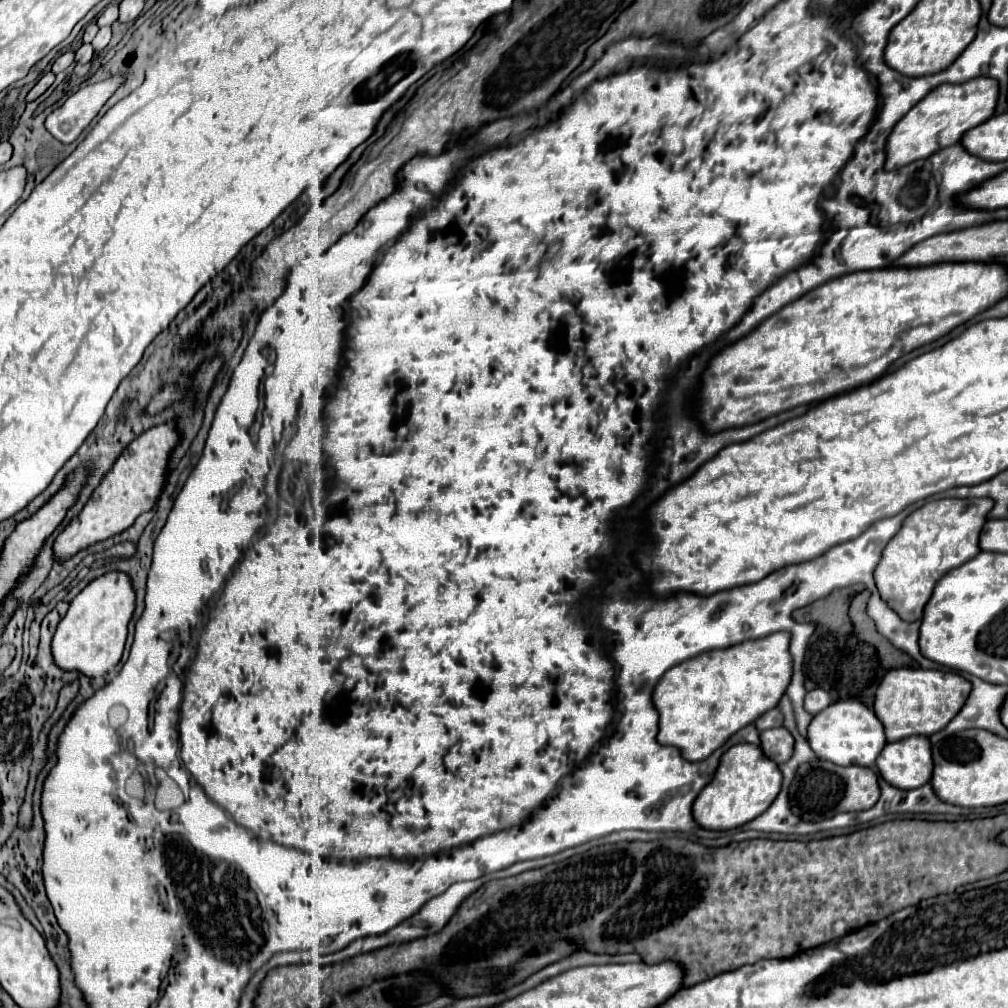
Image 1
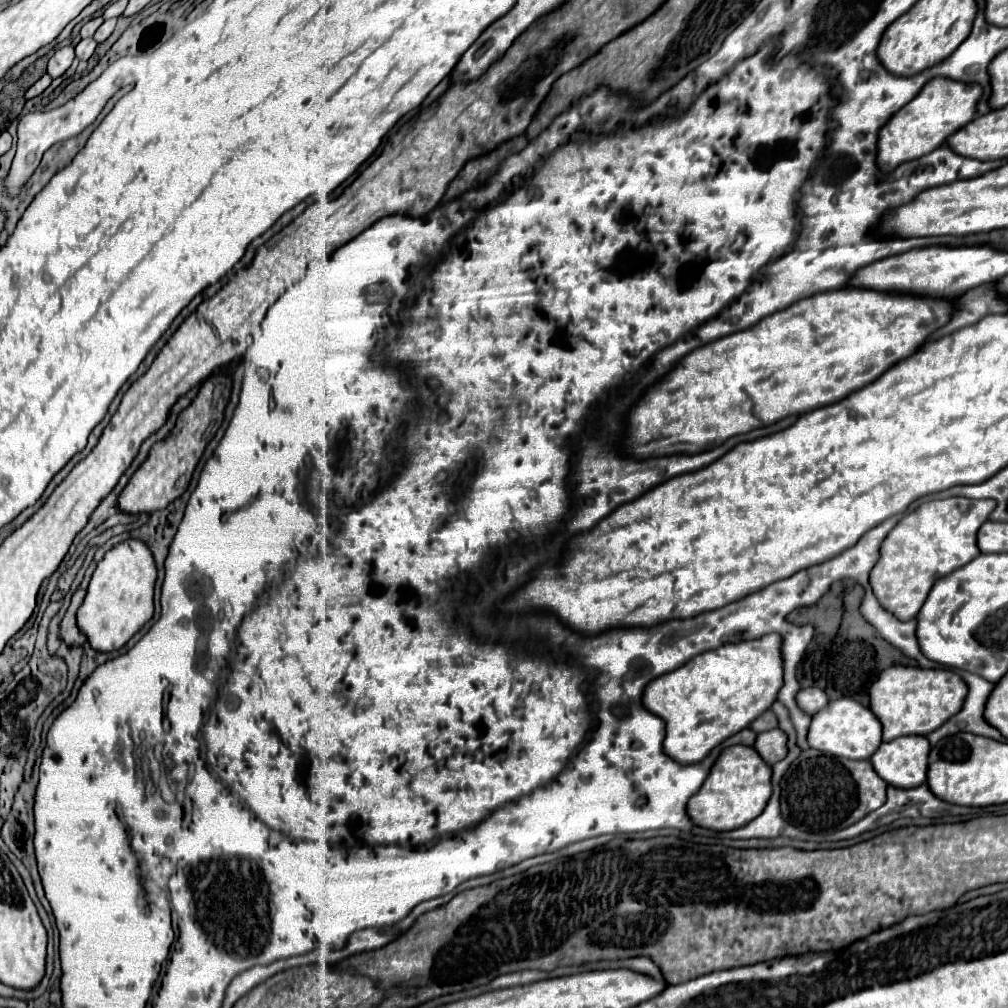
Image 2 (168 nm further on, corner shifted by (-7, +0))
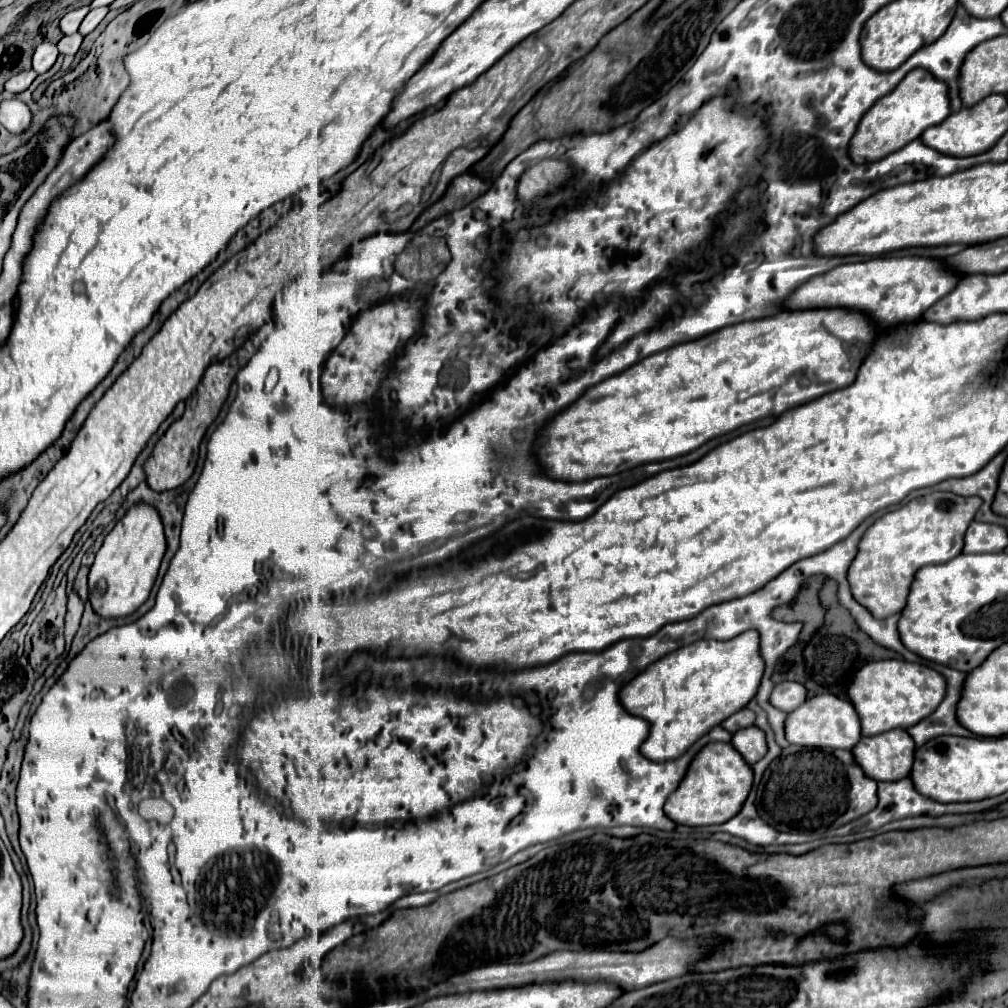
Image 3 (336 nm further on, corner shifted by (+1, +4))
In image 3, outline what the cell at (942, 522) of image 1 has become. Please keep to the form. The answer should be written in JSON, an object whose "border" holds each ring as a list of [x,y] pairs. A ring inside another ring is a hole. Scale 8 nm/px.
{"border":[[[931,492],[881,516],[863,534],[859,554],[849,568],[849,584],[857,602],[875,618],[889,618],[901,612],[919,568],[949,562],[963,552],[965,530],[981,504],[983,500],[977,496],[963,498],[953,492]]]}

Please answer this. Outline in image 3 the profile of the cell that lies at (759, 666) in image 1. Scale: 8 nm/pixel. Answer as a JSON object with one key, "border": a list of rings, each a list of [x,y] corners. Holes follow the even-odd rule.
{"border":[[[747,630],[731,640],[701,640],[667,654],[633,682],[627,682],[619,692],[621,706],[651,724],[651,734],[643,742],[641,754],[659,762],[679,758],[701,736],[743,710],[755,698],[765,672],[759,642],[757,630]]]}

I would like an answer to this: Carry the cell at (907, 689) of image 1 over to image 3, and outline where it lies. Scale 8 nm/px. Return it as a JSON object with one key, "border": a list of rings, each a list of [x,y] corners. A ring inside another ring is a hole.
{"border":[[[879,660],[865,664],[849,686],[849,698],[861,716],[863,736],[883,734],[893,728],[911,728],[943,702],[947,690],[945,678],[925,664],[905,660]]]}

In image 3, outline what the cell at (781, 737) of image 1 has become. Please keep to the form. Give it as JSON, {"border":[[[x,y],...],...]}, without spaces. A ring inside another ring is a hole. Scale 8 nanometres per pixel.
{"border":[[[749,726],[745,730],[739,730],[733,734],[731,744],[739,750],[739,754],[749,762],[755,764],[767,754],[767,742],[765,742],[765,732],[759,730],[757,726]]]}

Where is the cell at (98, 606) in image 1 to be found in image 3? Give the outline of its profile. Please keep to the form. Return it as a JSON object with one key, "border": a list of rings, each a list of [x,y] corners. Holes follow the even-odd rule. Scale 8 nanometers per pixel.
{"border":[[[137,504],[121,518],[115,528],[105,536],[95,562],[89,570],[89,602],[101,618],[125,618],[131,616],[149,598],[153,582],[159,572],[161,558],[165,554],[165,534],[159,514],[145,504]]]}

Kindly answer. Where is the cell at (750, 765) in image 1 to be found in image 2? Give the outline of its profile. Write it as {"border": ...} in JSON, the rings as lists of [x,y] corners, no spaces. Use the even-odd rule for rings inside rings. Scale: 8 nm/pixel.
{"border":[[[729,746],[715,760],[701,790],[689,798],[687,814],[695,826],[715,832],[735,830],[757,818],[771,796],[771,768],[749,746]]]}

